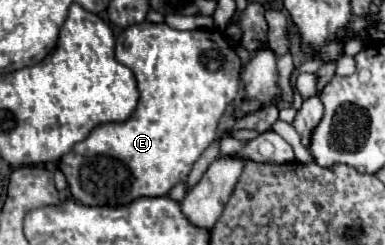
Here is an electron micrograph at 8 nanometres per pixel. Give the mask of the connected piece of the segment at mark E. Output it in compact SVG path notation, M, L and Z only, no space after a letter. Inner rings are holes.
M143 22L143 24L135 24L133 28L127 28L119 34L117 38L117 44L115 44L115 58L133 70L135 78L137 78L137 88L139 88L139 104L133 112L133 116L127 120L127 122L119 122L119 124L103 124L103 126L97 126L83 142L75 144L73 150L69 154L65 154L61 160L59 160L59 170L65 174L67 178L67 184L69 184L69 190L73 194L73 198L85 206L125 206L125 204L131 204L133 200L141 198L141 196L165 196L173 186L185 182L185 178L189 176L193 164L197 162L197 158L203 154L203 150L215 140L215 134L217 134L217 124L221 120L221 116L225 114L225 108L227 104L231 104L239 92L239 74L241 74L241 60L237 56L237 52L227 44L227 40L217 32L217 30L187 30L187 32L181 32L181 30L173 30L169 28L167 24L149 24L149 22Z

